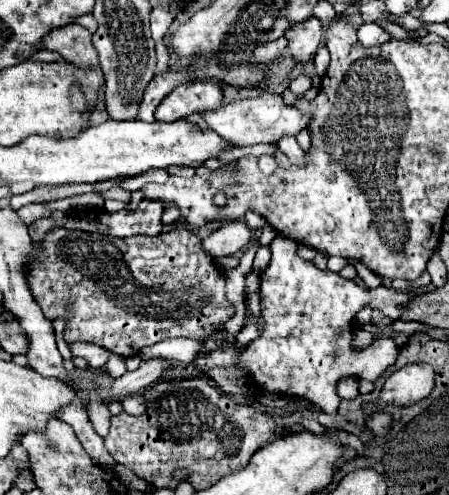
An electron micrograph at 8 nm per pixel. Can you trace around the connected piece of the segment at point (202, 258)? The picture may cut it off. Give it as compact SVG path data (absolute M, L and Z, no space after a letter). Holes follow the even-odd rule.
M186 227L168 229L156 237L134 235L126 239L86 231L52 229L44 237L42 245L42 249L34 249L34 261L28 269L30 289L46 319L66 319L66 343L88 341L114 355L128 357L138 355L140 349L164 339L204 339L234 317L234 307L226 299L224 271L214 265L214 257L202 249L200 237ZM70 305L74 309L74 317L68 315L66 307Z

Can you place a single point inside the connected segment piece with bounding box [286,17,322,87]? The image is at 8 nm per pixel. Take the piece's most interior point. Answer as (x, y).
(304, 38)

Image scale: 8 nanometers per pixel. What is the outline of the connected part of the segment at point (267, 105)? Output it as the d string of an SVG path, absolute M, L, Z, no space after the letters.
M262 93L260 97L248 97L248 99L236 99L226 105L222 105L216 111L202 113L206 119L206 125L216 131L222 139L232 141L234 145L256 145L256 143L278 143L286 135L298 135L302 129L310 125L312 115L300 113L294 105L286 105L282 101L282 95L278 93Z

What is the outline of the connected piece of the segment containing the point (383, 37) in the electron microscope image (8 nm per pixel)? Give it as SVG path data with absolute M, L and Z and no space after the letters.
M364 23L358 31L358 39L364 47L370 47L370 45L380 45L384 41L390 41L394 37L390 33L386 33L380 23Z

